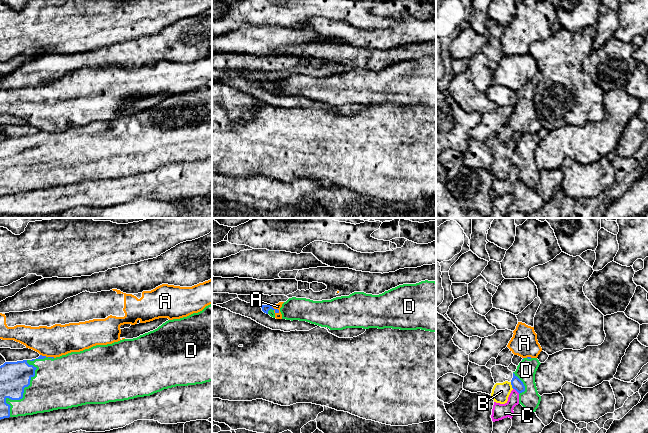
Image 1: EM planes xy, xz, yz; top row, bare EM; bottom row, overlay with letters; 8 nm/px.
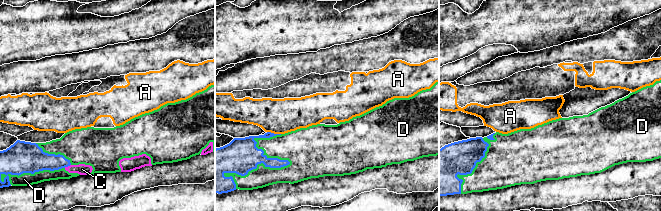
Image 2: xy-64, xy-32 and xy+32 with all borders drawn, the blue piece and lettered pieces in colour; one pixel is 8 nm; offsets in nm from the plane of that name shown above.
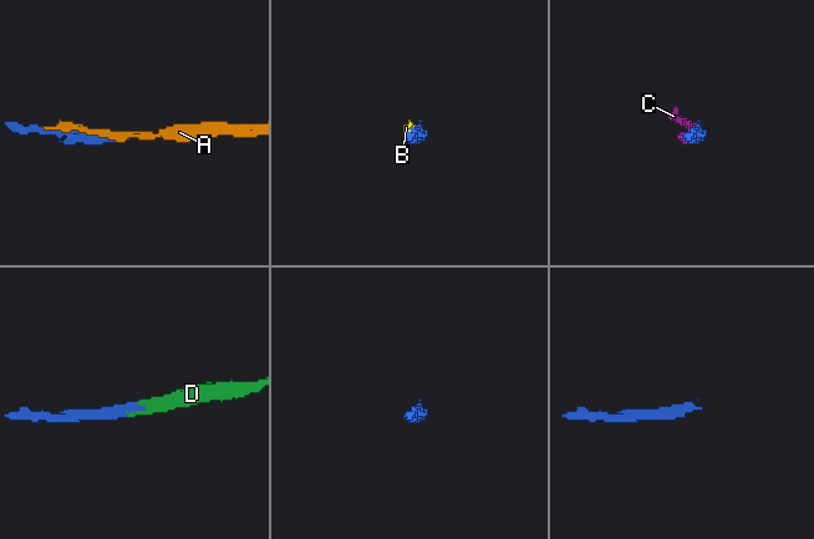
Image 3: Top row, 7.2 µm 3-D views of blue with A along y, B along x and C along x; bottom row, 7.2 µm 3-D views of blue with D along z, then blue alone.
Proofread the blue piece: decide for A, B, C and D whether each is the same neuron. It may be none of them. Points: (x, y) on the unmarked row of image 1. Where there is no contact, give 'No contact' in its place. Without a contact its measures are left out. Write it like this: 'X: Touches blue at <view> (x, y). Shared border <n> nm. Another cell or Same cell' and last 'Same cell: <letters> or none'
A: Touches blue at xz (275, 85). Shared border 100 nm. Another cell
B: Touches blue at yz (511, 160). Shared border 60 nm. Another cell
C: Touches blue at yz (516, 166). Shared border 70 nm. Another cell
D: Touches blue at xy (23, 168). Shared border 480 nm. Same cell
Same cell: D

